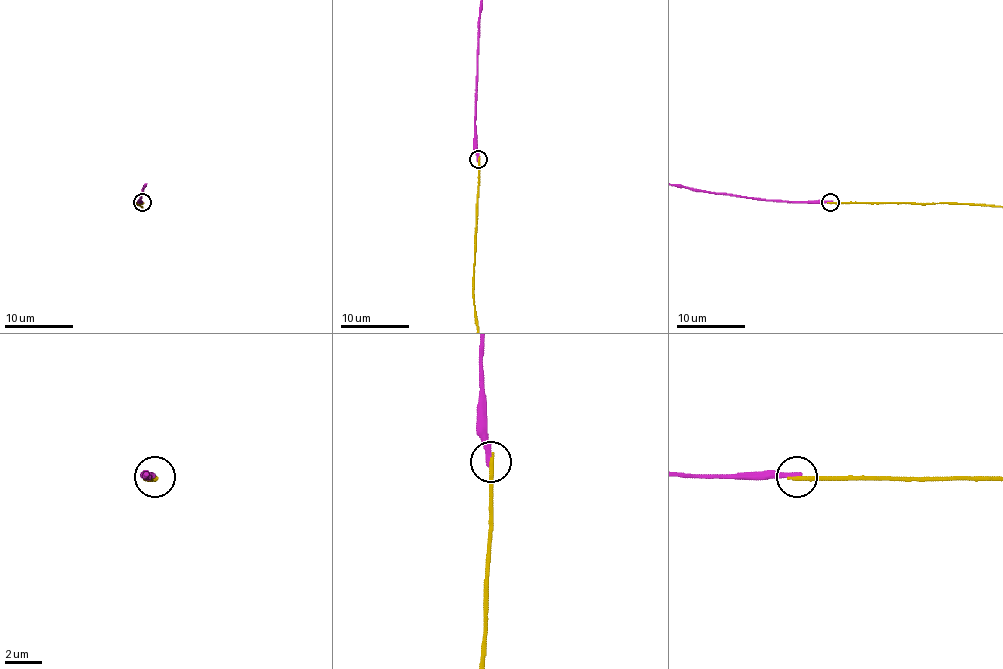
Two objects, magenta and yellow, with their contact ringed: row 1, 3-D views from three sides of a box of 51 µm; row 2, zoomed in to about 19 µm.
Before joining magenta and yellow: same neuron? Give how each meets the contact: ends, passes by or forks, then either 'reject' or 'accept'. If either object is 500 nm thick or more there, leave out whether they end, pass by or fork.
magenta ends there; yellow ends there; reject

